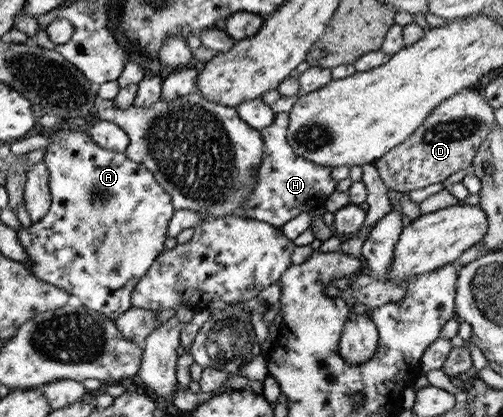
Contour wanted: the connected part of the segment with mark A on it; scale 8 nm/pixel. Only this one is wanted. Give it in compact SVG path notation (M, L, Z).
M56 130L50 133L51 144L45 150L43 163L47 165L49 170L48 188L51 196L51 204L48 213L43 216L39 222L32 223L29 227L16 231L17 238L21 242L21 246L25 254L29 257L28 269L31 270L31 260L41 260L39 262L39 278L49 284L54 284L57 288L62 288L69 294L75 296L76 303L79 303L87 308L91 308L115 320L120 314L123 314L128 308L132 307L132 294L135 285L147 274L149 267L165 250L165 240L167 240L167 229L174 213L174 206L171 200L171 195L155 181L155 178L149 170L143 165L136 164L133 160L127 158L125 152L106 150L97 146L91 141L89 134L79 132L79 130Z

